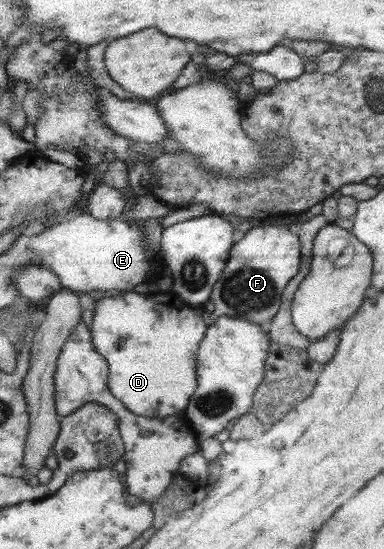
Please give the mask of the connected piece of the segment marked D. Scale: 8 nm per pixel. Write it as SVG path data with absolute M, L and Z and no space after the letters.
M141 289L125 292L121 296L101 298L95 307L95 315L91 323L91 342L95 350L105 358L108 365L107 386L111 394L121 401L127 410L149 418L163 418L182 413L197 389L195 368L197 349L205 336L206 321L198 315L197 309L187 306L175 308L167 302L151 302L142 296Z

